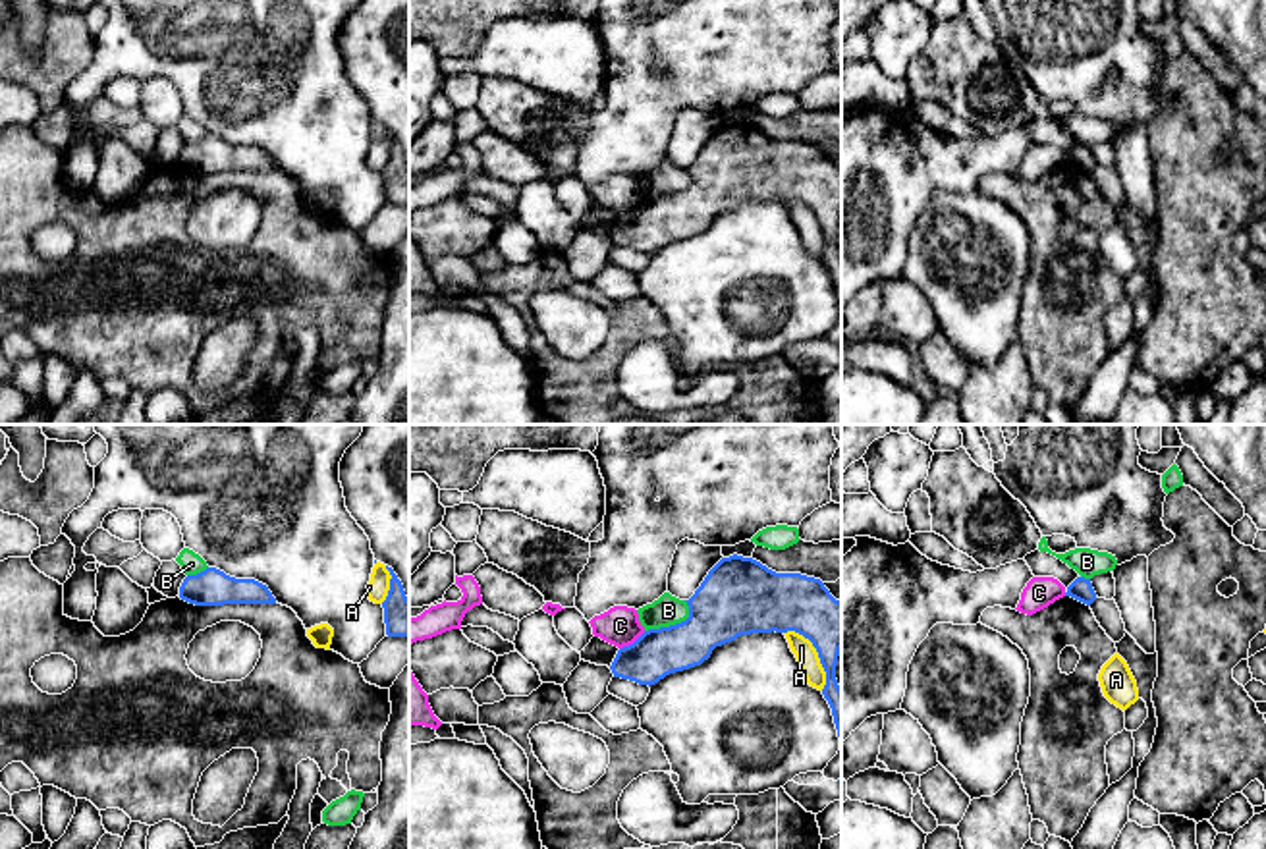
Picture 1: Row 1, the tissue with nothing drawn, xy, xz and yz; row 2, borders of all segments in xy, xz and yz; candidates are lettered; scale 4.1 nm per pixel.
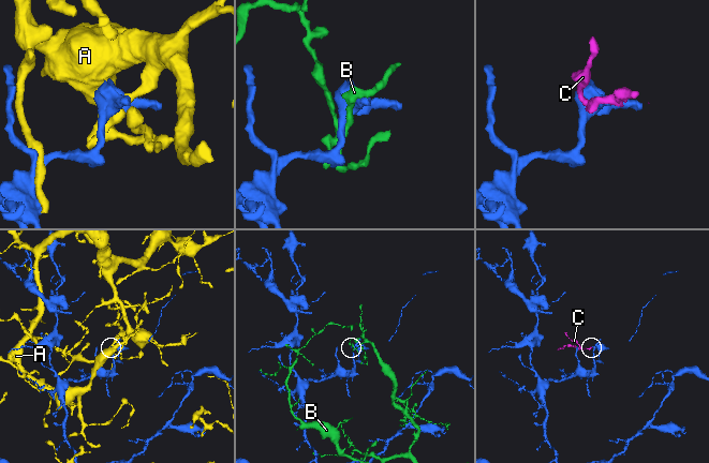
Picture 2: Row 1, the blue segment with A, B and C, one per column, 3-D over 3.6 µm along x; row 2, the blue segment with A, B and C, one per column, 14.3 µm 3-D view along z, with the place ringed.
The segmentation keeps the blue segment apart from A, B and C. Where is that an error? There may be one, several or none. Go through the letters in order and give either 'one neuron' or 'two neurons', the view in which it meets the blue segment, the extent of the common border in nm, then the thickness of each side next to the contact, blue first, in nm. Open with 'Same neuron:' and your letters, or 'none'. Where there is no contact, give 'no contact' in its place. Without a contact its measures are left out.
Same neuron: none
A: two neurons; contact in xz; length 300 nm; calibres 240 and 90 nm
B: two neurons; contact in xz; length 220 nm; calibres 280 and 130 nm
C: two neurons; contact in xz; length 130 nm; calibres 200 and 170 nm

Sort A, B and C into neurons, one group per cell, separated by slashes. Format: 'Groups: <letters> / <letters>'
Groups: A / B / C

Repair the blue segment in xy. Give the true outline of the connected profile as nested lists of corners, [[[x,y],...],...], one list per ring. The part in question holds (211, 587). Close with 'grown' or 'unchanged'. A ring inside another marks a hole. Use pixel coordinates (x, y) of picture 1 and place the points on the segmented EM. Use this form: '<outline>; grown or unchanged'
[[[216,567],[187,575],[179,598],[195,606],[276,604],[266,585],[255,579],[235,579]]]; unchanged

